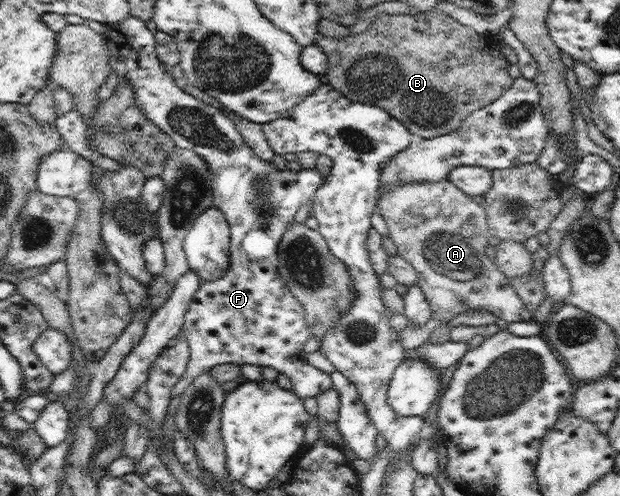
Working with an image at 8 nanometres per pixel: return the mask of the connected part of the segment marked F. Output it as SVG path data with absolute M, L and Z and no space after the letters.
M130 16L116 24L104 24L103 38L110 52L110 73L118 75L118 82L126 79L132 83L135 90L134 97L137 98L137 104L146 117L166 132L177 148L194 150L198 156L204 158L204 162L212 170L210 186L214 194L214 207L224 213L230 226L228 269L224 271L220 279L200 283L186 310L181 331L188 342L190 360L186 372L175 384L172 396L181 395L198 374L204 374L211 368L224 363L271 366L290 378L293 391L301 399L316 397L321 392L330 390L333 388L330 374L310 365L304 358L302 348L311 336L310 327L304 315L304 307L296 300L292 291L288 289L286 281L278 273L280 240L286 228L290 226L290 222L294 220L294 214L300 210L300 206L315 196L318 187L324 183L325 179L318 174L316 168L296 172L290 169L281 170L272 161L258 157L241 137L234 121L222 114L218 108L208 106L206 102L197 100L181 88L180 82L172 77L170 69L156 55L154 33L148 30L145 22L140 18Z

